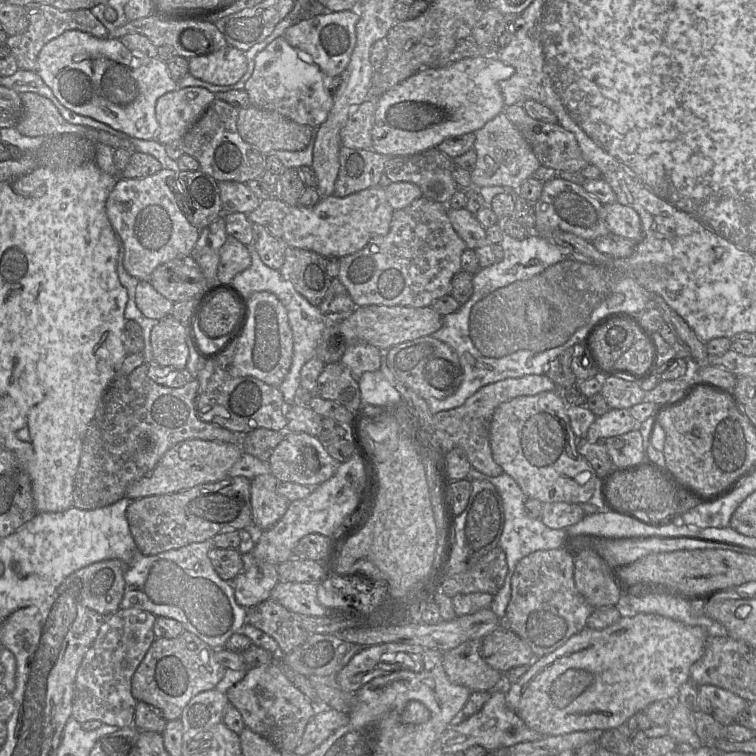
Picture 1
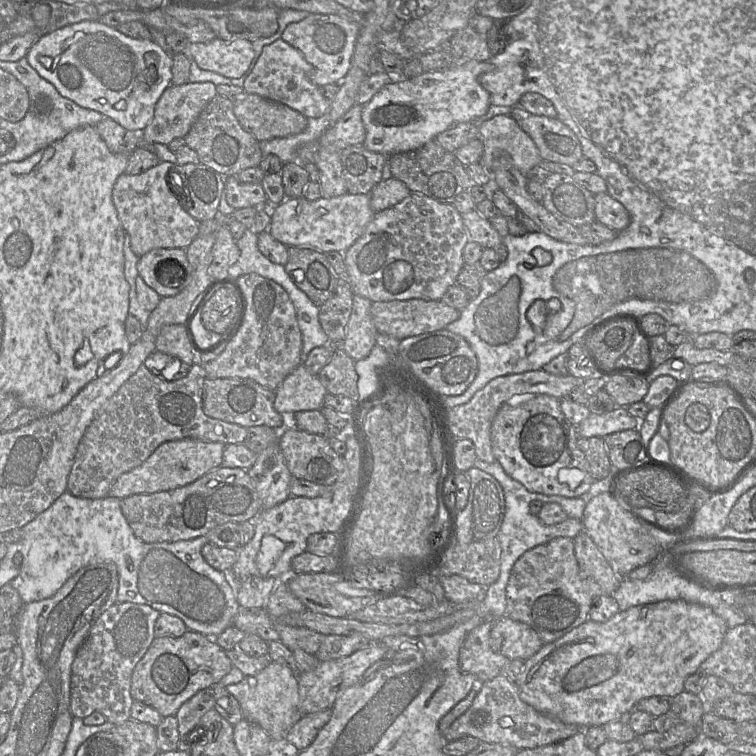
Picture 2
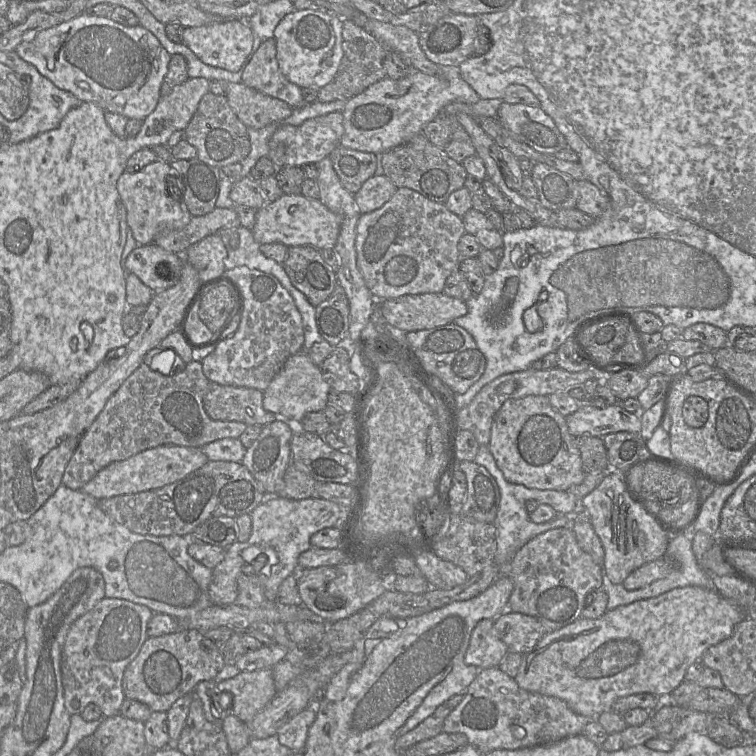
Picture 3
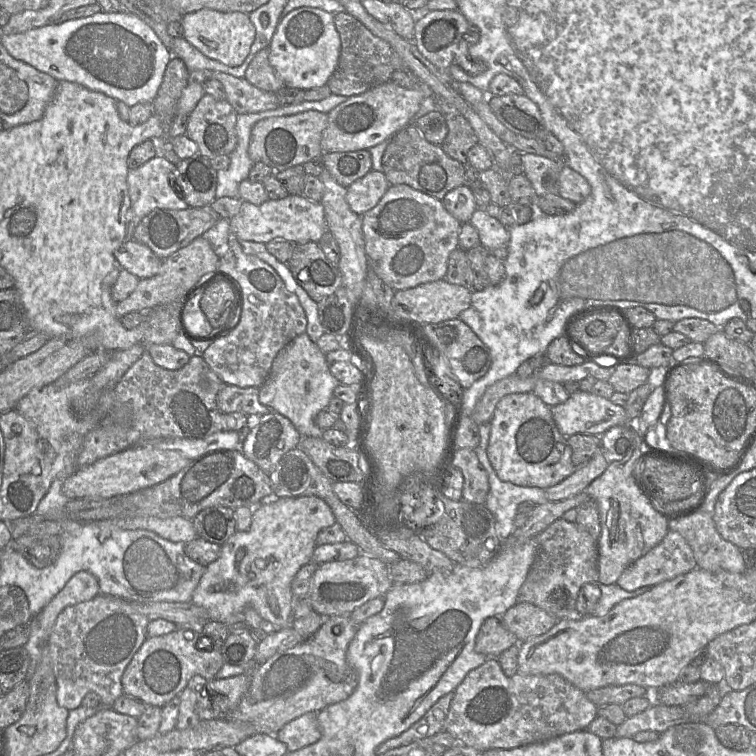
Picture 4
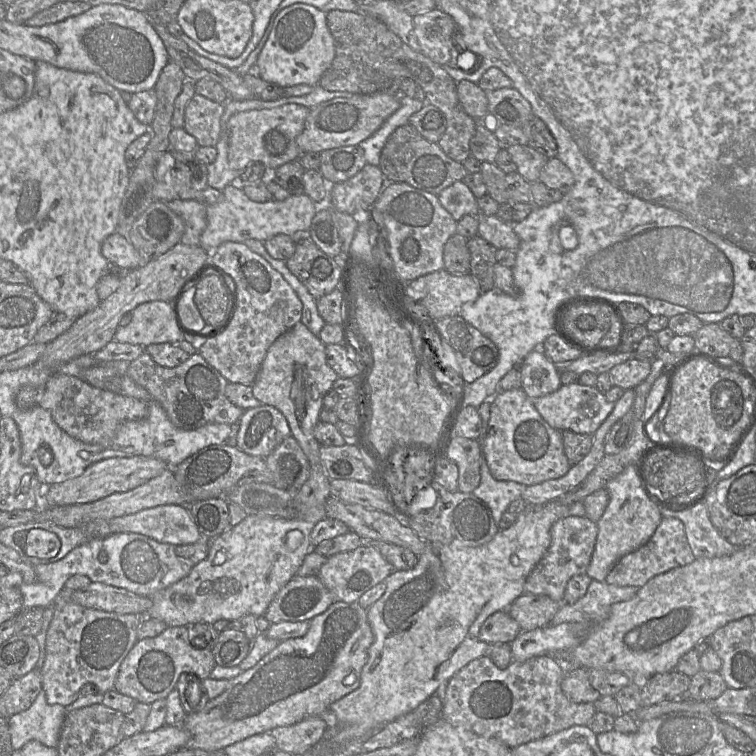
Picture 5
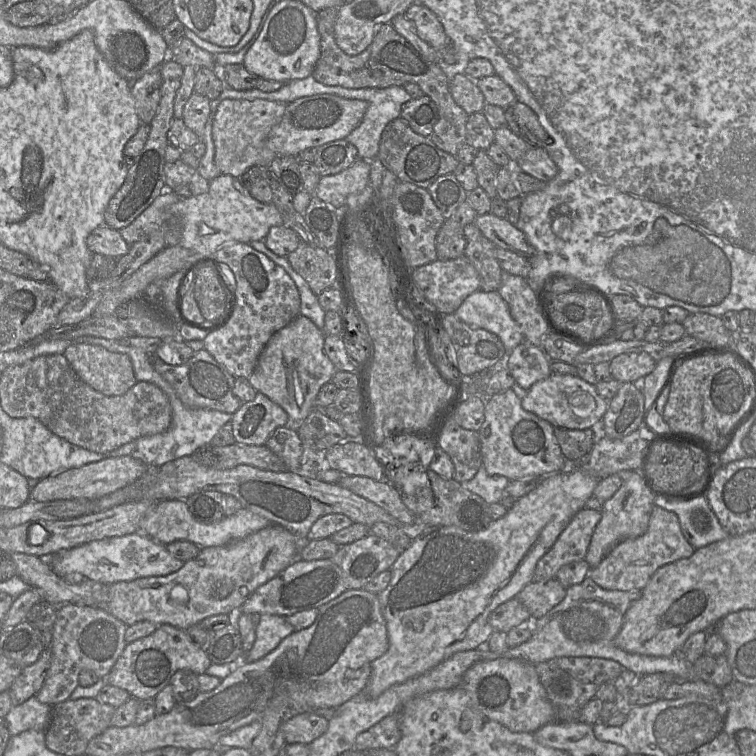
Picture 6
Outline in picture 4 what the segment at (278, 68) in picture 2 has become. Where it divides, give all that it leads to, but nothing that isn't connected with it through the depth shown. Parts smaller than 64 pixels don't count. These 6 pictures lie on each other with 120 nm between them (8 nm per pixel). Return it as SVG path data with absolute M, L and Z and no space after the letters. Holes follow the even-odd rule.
M269 47L260 50L249 63L244 78L255 87L276 93L285 84L269 62Z

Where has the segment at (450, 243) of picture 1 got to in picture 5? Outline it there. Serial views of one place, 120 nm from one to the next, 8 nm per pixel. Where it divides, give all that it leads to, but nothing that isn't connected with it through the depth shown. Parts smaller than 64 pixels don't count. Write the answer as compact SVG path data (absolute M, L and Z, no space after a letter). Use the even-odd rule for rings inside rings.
M387 182L374 202L371 217L384 228L388 244L386 268L398 287L444 269L443 249L447 240L457 233L457 221L440 204L437 195L404 182Z

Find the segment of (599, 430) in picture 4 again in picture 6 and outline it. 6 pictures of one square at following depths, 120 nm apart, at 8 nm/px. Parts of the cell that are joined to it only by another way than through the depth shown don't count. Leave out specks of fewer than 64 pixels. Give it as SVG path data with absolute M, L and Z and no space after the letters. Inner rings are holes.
M551 373L547 378L534 383L522 393L522 407L555 428L589 429L600 424L608 408L608 400L602 398L595 386L578 376Z

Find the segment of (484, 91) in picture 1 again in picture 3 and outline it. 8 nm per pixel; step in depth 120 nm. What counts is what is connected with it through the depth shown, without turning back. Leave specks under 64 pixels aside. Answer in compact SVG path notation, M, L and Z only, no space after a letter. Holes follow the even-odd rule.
M440 65L440 75L432 76L418 70L400 79L385 77L369 86L362 93L347 100L342 111L344 134L340 145L363 152L384 153L422 132L424 126L432 121L449 103L463 102L475 104L480 100L477 92L462 78L456 66Z

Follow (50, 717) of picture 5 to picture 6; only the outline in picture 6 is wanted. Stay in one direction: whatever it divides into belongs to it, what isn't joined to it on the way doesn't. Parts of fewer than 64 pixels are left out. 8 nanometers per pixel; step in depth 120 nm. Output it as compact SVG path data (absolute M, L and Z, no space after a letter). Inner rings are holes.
M36 696L14 705L4 717L10 735L18 735L30 729L45 731L51 709L52 706L41 703Z

